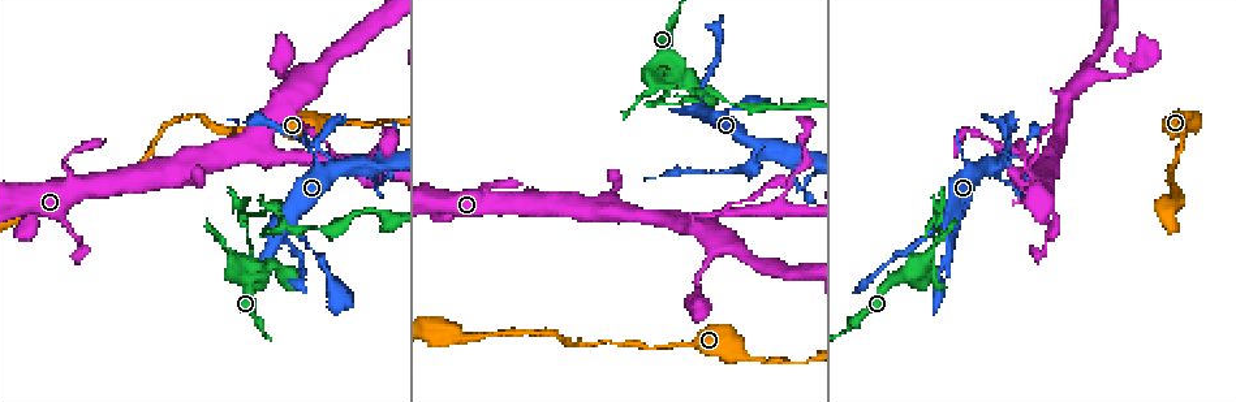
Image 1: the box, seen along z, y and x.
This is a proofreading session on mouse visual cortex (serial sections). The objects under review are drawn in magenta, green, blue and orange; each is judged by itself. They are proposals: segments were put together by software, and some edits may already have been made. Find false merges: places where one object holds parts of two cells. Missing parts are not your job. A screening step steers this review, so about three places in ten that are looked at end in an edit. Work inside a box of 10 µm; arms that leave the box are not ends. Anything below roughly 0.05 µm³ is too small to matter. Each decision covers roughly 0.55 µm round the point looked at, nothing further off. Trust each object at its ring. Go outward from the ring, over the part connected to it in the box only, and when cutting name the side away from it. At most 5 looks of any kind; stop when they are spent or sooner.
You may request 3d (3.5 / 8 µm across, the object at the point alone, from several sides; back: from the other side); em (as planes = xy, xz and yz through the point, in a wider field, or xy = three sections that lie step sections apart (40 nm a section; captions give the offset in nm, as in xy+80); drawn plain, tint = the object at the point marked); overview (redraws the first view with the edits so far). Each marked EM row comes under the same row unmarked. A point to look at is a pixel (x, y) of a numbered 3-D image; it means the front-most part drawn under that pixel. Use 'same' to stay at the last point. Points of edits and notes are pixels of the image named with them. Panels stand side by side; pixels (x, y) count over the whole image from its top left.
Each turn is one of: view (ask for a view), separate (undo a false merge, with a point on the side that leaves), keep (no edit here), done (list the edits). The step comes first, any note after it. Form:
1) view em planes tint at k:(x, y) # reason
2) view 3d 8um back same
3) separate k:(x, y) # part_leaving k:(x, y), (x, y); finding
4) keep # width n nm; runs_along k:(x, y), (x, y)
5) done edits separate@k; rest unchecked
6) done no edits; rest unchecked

view 3d 3.5um at 1:(734, 171) # abrupt turn

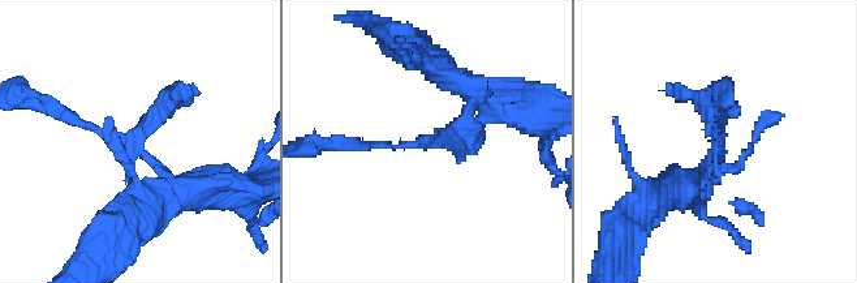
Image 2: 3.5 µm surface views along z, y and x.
keep # runs_along 2:(197, 189), (133, 145), (180, 93); one cell here

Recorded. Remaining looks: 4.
view 3d 8um at 1:(276, 111) # abrupt turn

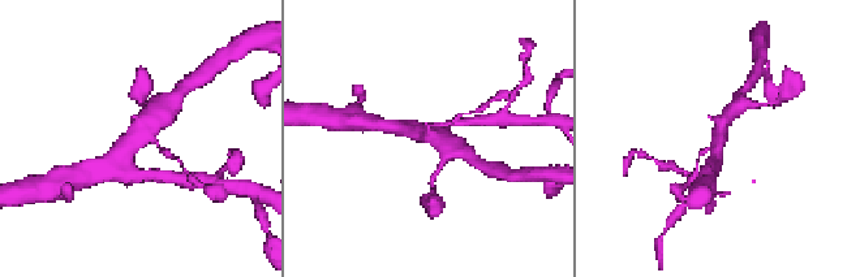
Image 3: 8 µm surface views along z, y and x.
view em xy step 5 tint same # shape alone is not enough

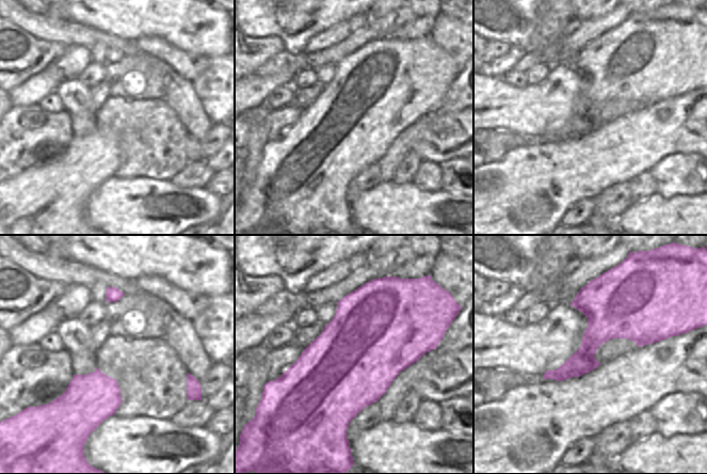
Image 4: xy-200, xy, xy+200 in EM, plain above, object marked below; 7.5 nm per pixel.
keep # runs_along 3:(110, 160), (129, 146), (160, 107); one cell here

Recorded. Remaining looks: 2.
done no edits; rest unchecked

